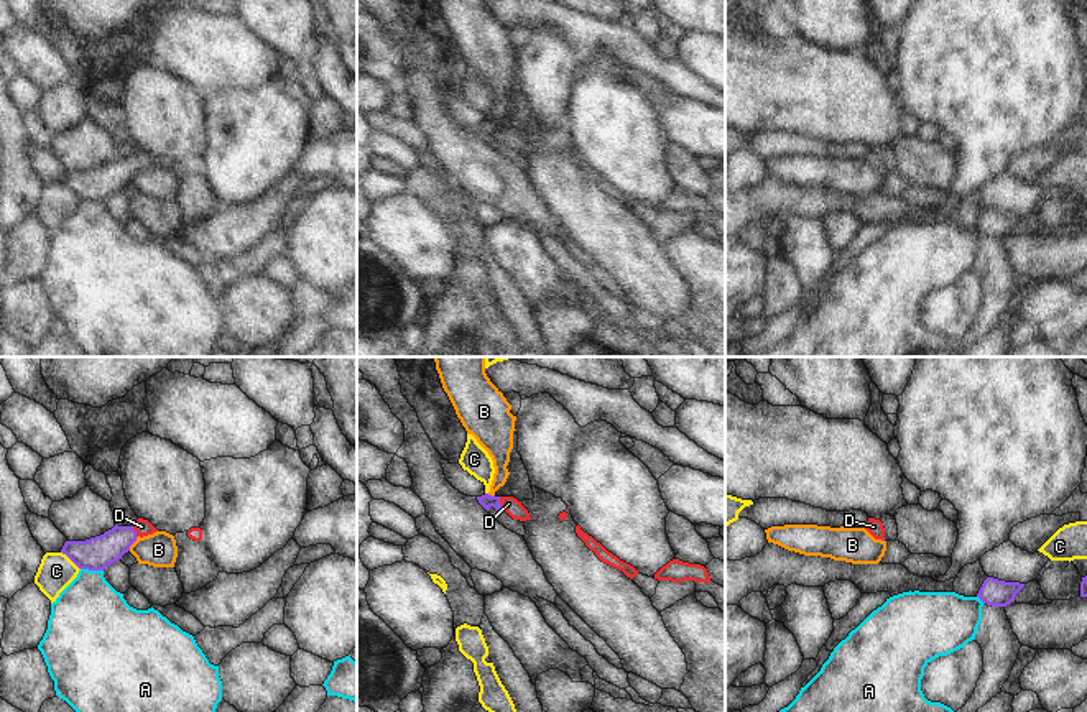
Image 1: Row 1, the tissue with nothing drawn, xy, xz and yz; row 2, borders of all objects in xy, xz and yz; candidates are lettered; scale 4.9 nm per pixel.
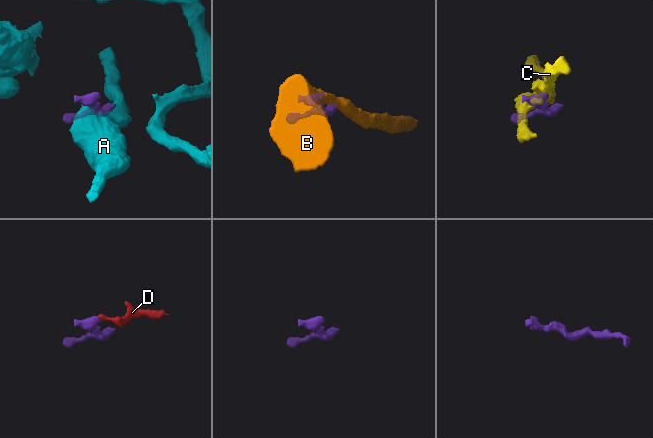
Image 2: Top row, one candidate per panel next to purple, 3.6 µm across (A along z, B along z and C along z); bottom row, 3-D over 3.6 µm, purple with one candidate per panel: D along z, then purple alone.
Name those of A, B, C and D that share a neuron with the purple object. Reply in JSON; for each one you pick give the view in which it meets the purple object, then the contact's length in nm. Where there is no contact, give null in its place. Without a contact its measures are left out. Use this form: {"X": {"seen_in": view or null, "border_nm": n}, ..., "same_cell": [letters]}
{"D": {"seen_in": "xz", "border_nm": 60}, "same_cell": ["D"]}

